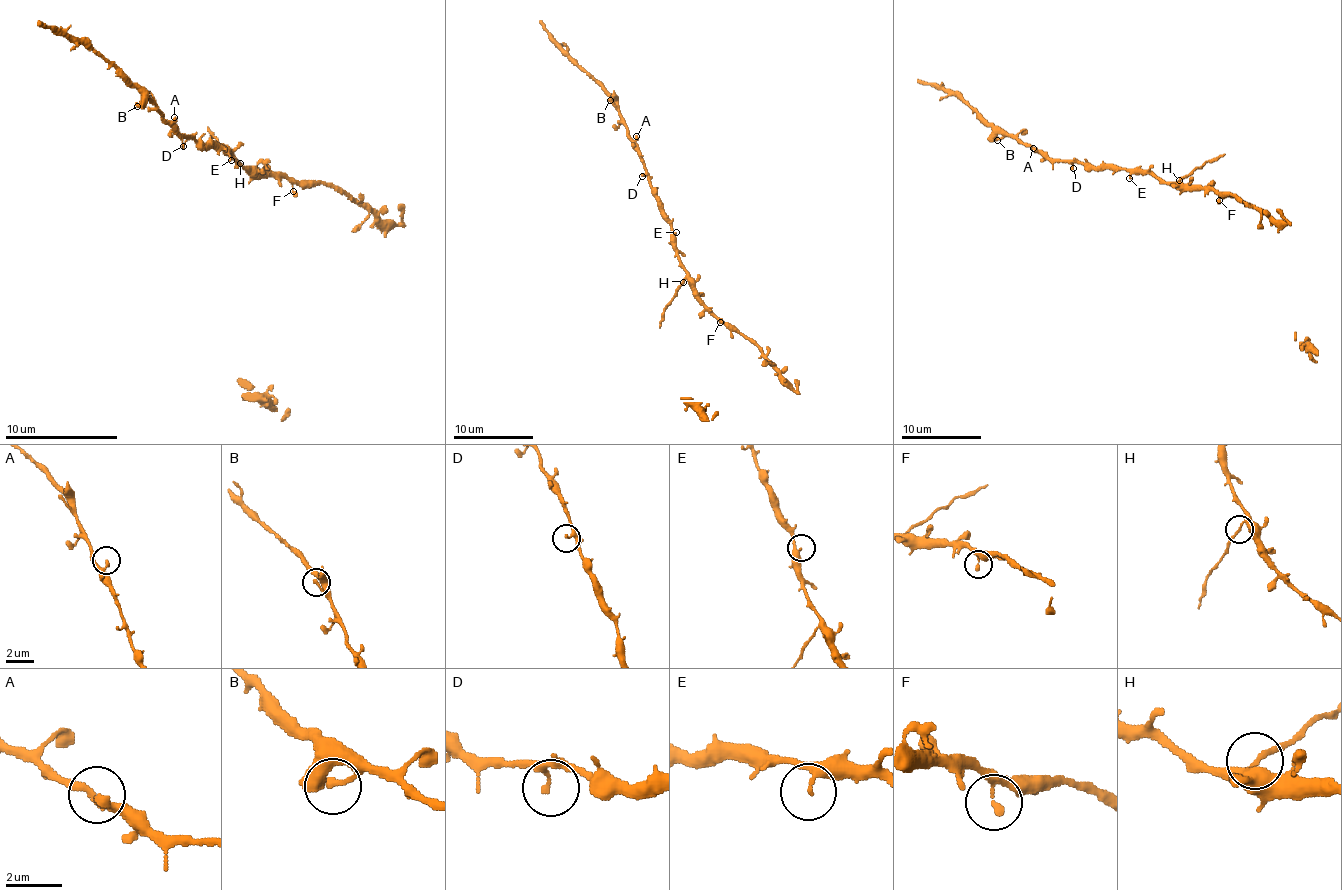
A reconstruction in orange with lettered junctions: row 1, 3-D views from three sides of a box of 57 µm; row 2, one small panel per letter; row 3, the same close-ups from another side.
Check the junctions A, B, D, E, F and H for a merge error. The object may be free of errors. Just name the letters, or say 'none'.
H

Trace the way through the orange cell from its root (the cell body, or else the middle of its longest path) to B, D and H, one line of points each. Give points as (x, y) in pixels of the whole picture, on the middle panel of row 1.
B: (684, 268), (676, 252), (672, 222), (650, 184), (638, 146), (626, 132), (624, 120), (610, 100)
D: (684, 268), (676, 252), (672, 222), (666, 216), (650, 180), (642, 176)
H: (684, 268), (686, 278), (682, 282)

